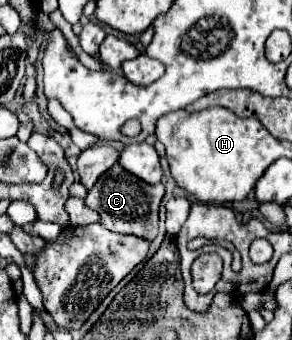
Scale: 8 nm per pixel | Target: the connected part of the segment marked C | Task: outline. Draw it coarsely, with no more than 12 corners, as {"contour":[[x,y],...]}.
{"contour":[[120,165],[84,203],[116,233],[152,241],[164,185]]}

